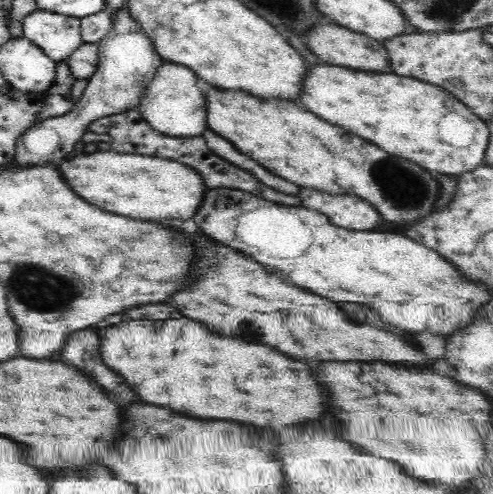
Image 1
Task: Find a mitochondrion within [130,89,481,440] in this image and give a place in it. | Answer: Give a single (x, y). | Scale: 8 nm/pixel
(392, 179)

